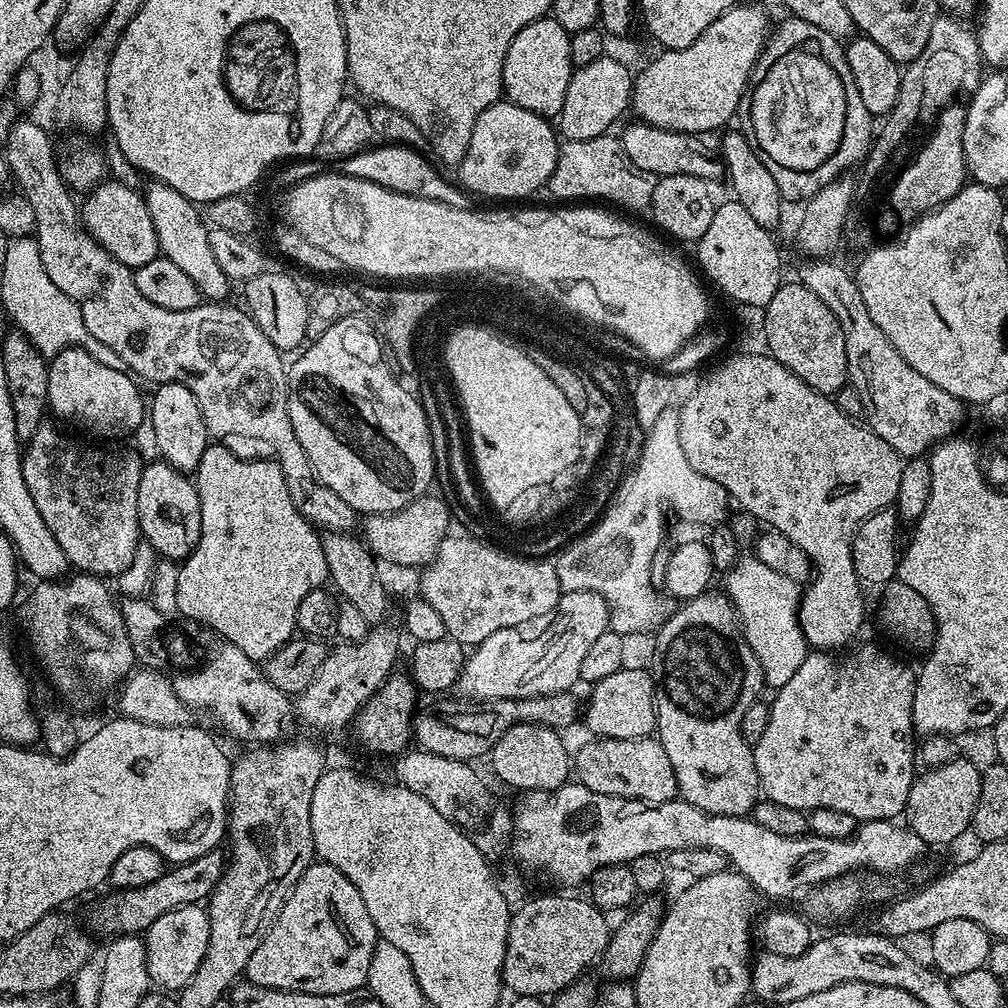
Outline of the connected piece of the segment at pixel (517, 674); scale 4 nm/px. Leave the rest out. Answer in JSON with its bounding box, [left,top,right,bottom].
[458,592,609,702]

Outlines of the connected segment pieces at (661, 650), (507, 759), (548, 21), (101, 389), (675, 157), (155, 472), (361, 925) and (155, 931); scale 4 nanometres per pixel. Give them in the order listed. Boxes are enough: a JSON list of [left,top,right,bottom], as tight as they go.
[[650,590,766,816],[490,724,570,793],[503,18,574,117],[48,348,146,436],[618,122,726,182],[138,459,202,562],[246,862,377,994],[142,904,210,994]]

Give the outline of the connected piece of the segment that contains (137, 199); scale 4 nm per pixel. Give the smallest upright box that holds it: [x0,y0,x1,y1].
[80,178,161,270]

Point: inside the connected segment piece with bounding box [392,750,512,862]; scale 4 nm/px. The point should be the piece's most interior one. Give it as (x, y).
(454, 789)

